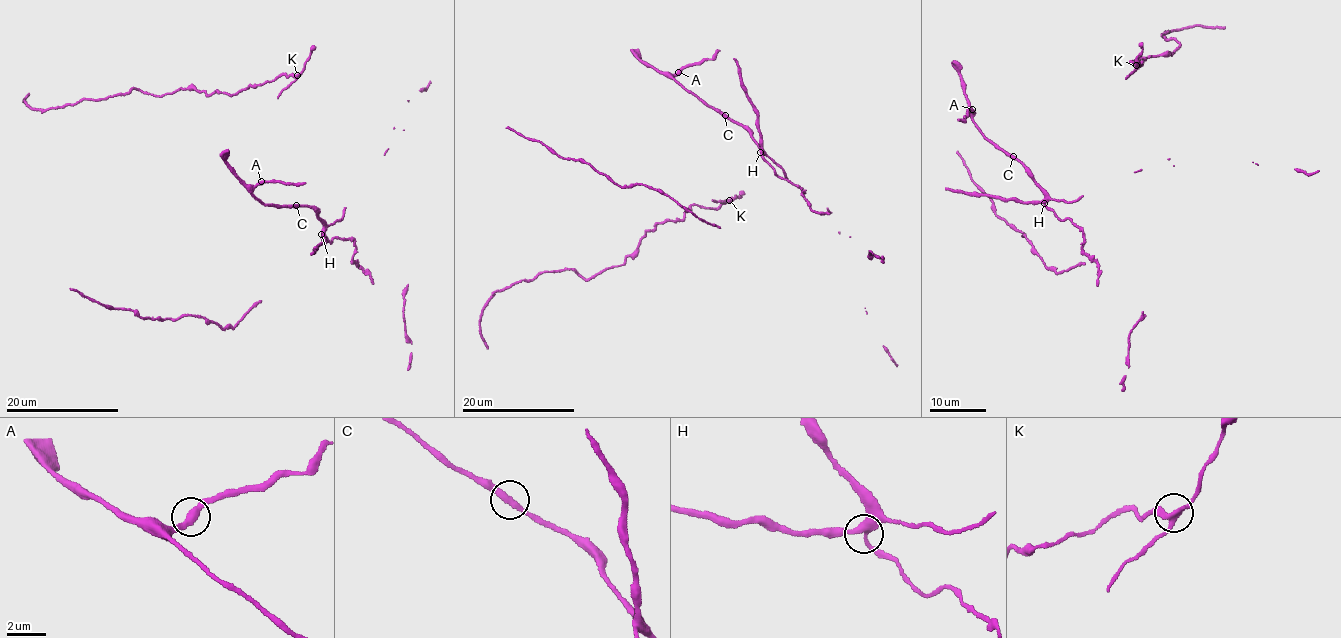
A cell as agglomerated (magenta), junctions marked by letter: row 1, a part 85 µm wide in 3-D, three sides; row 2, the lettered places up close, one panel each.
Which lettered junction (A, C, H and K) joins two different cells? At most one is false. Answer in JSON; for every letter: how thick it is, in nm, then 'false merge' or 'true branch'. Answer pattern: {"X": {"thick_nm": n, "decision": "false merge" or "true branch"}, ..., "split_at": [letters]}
{"A": {"thick_nm": 320, "decision": "true branch"}, "C": {"thick_nm": 340, "decision": "true branch"}, "H": {"thick_nm": 300, "decision": "true branch"}, "K": {"thick_nm": 300, "decision": "false merge"}, "split_at": ["K"]}

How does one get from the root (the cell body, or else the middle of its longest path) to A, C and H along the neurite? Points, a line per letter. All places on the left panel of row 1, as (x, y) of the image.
A: (345, 207), (343, 217), (327, 225), (311, 208), (267, 205), (252, 193), (261, 181)
C: (345, 207), (343, 217), (327, 225), (311, 208), (296, 205)
H: (345, 207), (343, 217), (327, 225), (321, 234)

